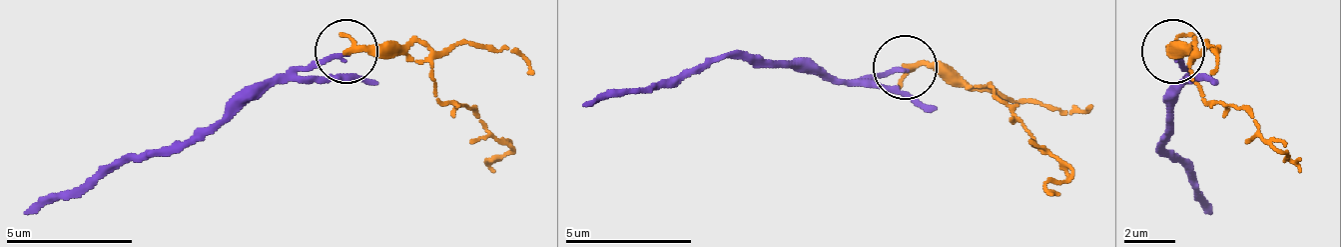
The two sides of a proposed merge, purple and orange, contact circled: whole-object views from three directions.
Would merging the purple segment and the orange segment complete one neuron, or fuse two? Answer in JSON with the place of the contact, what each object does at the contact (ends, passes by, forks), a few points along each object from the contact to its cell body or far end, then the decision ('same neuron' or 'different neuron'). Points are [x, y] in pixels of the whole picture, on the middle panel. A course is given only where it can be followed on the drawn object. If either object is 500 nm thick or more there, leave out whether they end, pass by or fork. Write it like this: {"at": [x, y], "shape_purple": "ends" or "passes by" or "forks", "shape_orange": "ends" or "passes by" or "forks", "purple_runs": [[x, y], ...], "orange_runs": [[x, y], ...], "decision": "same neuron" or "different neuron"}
{"at": [905, 67], "shape_purple": "ends", "shape_orange": "passes by", "purple_runs": [[904, 69], [834, 81], [745, 56], [713, 56], [580, 107]], "orange_runs": [[904, 69], [948, 62], [967, 81], [986, 88], [1068, 176], [1055, 195]], "decision": "same neuron"}

